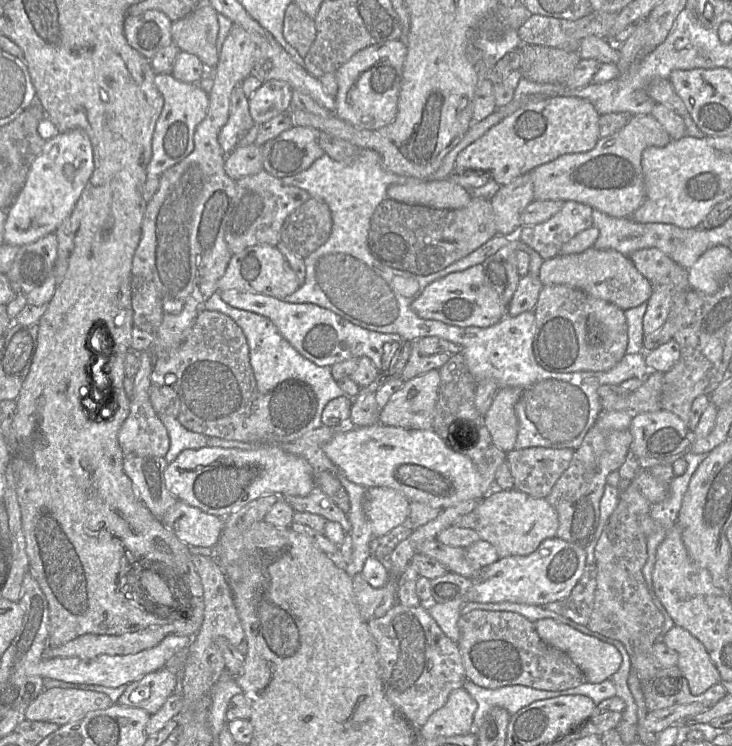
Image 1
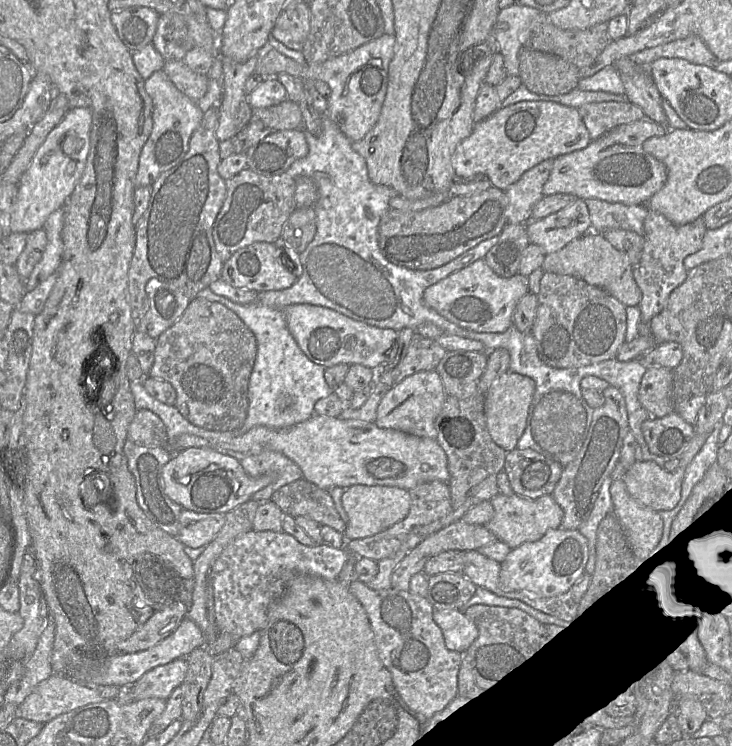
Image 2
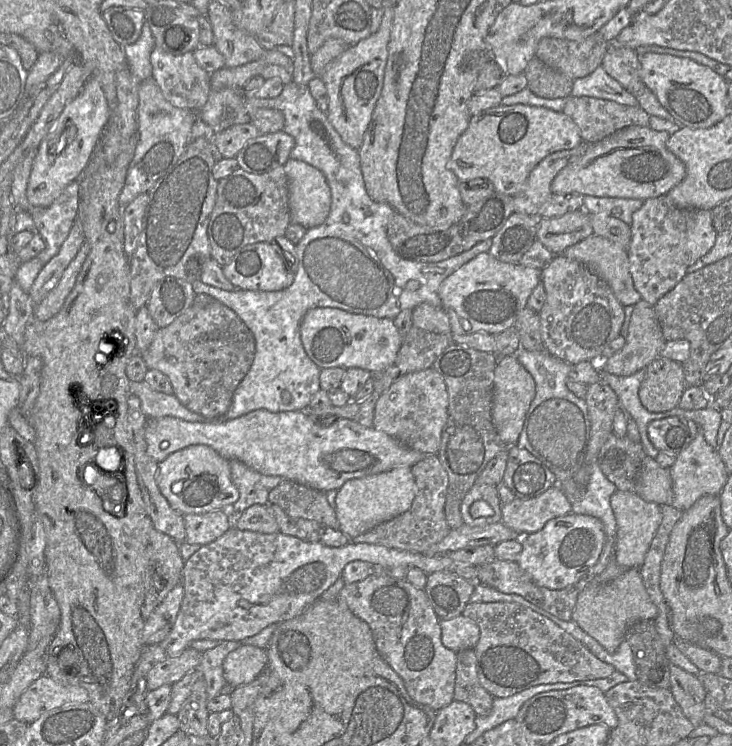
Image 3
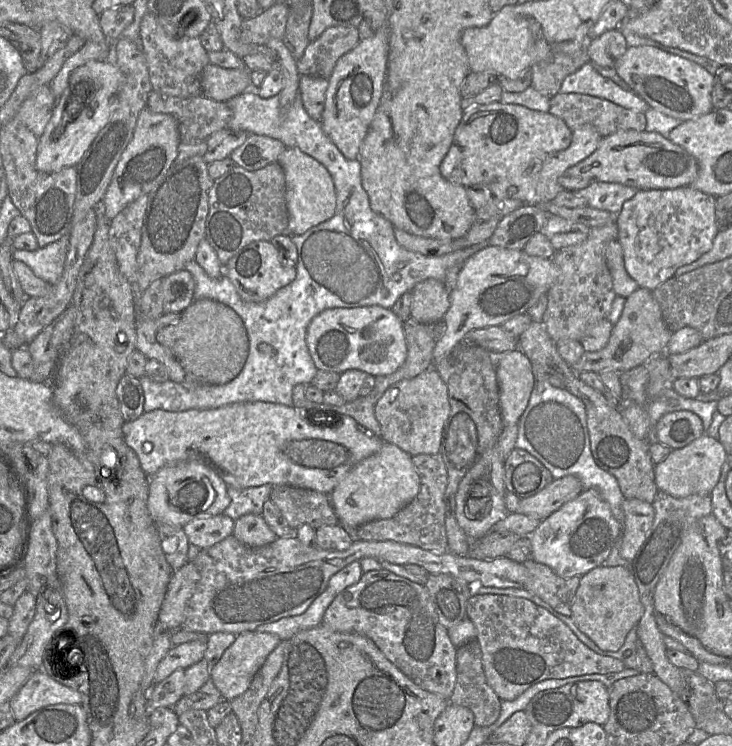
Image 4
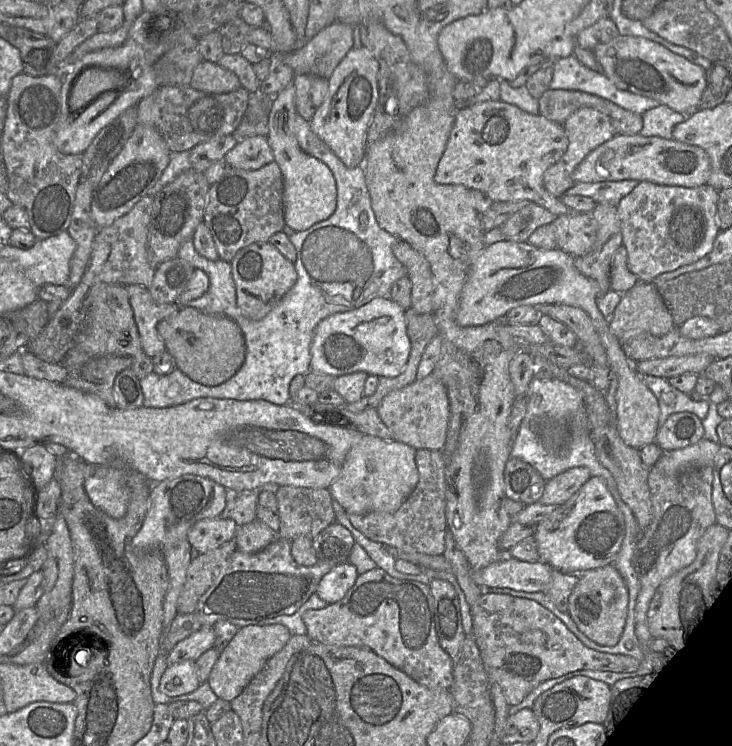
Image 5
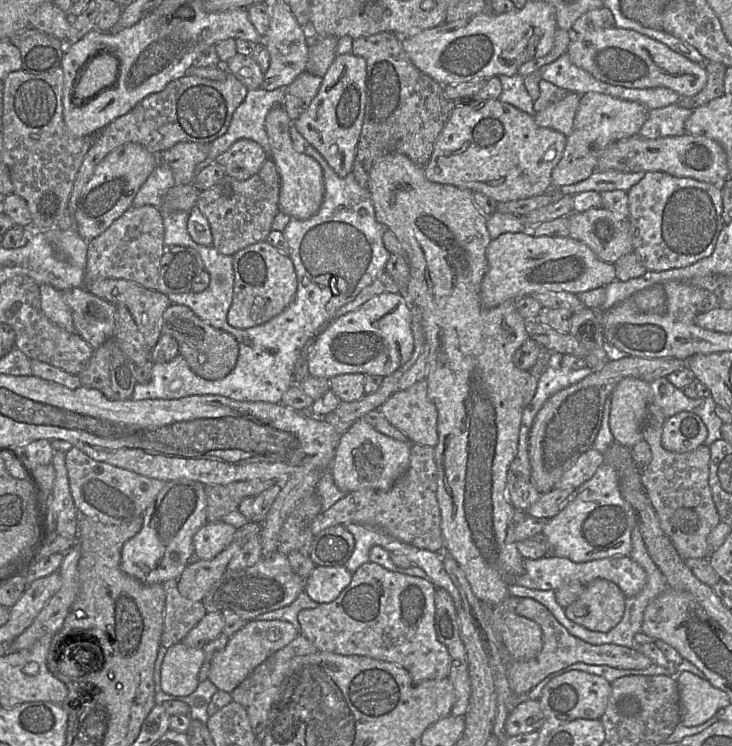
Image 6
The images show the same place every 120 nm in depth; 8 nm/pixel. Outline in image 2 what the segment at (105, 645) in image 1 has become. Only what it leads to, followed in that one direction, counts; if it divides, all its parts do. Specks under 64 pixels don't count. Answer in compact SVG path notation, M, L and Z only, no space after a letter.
M175 600L154 614L130 637L121 642L117 653L135 653L157 645L179 627L188 615L188 607L181 600Z

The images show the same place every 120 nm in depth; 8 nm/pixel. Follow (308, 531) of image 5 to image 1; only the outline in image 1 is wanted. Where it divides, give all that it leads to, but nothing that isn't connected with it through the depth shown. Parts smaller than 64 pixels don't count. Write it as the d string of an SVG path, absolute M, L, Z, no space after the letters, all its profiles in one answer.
M316 486L307 496L286 495L280 498L284 499L295 512L313 513L324 517L327 521L339 523L346 534L352 529L347 515Z

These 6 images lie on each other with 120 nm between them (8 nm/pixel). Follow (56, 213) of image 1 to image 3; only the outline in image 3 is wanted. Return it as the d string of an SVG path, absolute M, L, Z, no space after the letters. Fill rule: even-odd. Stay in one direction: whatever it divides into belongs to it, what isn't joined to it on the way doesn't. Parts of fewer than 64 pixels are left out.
M94 76L90 77L83 86L78 96L65 106L57 120L56 125L42 139L39 145L38 151L33 161L26 190L27 200L31 206L47 207L51 205L54 200L56 200L60 196L60 194L63 192L63 190L69 183L75 180L78 181L82 171L87 166L92 156L92 153L99 142L102 132L109 121L109 117L110 107L107 103L102 87L97 78L95 78ZM72 125L74 125L77 130L76 137L74 138L74 140L67 143L60 153L50 153L48 148L49 141L54 138L59 138L60 134L64 133L64 131L70 128Z

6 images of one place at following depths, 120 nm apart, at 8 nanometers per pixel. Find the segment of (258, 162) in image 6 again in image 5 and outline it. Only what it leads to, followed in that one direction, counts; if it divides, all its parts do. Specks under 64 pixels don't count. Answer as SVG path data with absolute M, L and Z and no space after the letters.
M254 135L238 139L238 143L224 156L233 169L257 170L274 161L266 136Z

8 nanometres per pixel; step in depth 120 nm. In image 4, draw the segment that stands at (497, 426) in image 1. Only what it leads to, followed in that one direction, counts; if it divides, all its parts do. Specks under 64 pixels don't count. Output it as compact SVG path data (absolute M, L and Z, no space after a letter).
M520 349L494 355L503 427L515 425L526 409L533 390L532 362Z

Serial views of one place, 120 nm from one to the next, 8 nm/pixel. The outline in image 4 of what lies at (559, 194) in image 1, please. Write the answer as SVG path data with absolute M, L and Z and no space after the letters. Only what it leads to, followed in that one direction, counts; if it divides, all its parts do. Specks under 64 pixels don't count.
M625 130L602 138L597 149L586 159L566 170L559 178L563 190L576 192L593 182L618 183L640 189L669 189L691 185L698 175L698 162L683 147L658 132Z

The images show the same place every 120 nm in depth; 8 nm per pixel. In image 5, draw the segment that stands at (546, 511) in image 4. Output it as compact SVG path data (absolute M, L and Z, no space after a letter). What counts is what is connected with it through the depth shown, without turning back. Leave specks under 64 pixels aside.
M576 466L549 479L539 501L545 505L561 506L591 477L588 468Z

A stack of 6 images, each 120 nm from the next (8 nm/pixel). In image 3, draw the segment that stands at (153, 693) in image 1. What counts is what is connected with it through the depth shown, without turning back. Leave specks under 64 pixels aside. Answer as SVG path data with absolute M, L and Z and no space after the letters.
M189 647L177 656L157 663L147 675L147 690L175 684L186 674L197 670L201 658L201 652Z

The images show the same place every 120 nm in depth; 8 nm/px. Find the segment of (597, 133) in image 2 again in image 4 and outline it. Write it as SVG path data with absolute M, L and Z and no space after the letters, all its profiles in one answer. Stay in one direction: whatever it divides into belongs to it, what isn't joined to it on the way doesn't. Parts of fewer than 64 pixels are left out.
M558 93L550 98L550 108L548 112L562 119L571 131L584 125L590 125L602 138L619 131L644 131L646 127L645 113L634 112L608 100L586 94Z

